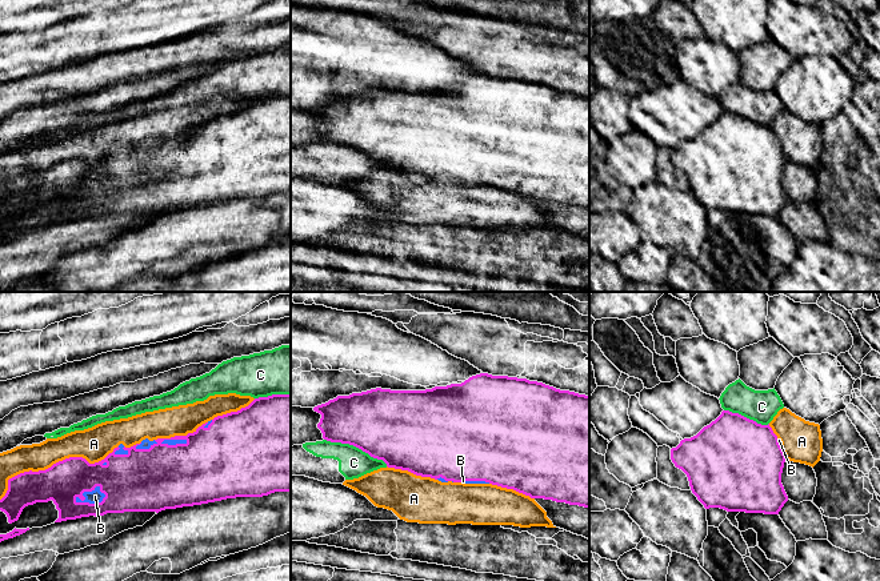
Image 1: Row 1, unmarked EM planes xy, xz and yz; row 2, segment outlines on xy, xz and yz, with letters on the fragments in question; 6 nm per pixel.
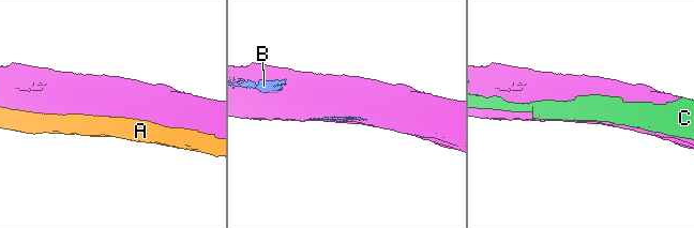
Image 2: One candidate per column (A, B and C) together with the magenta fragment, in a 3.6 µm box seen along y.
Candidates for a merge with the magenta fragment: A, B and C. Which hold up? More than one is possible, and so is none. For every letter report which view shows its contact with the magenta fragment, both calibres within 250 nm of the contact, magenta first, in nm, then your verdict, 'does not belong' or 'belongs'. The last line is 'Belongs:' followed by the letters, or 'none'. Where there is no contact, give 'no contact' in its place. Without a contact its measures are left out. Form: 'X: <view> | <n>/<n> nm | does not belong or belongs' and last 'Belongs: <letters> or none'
A: xy | 240/190 nm | does not belong
B: xy | 300/80 nm | belongs
C: xz | 440/180 nm | does not belong
Belongs: B

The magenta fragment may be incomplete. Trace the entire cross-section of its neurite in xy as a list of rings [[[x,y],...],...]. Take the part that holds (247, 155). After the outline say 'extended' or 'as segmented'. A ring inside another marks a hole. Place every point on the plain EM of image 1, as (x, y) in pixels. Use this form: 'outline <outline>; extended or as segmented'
outline [[[291,96],[255,100],[237,113],[217,117],[187,137],[143,141],[131,149],[120,145],[104,161],[89,165],[83,159],[69,159],[39,173],[24,173],[8,181],[8,192],[0,201],[0,212],[12,225],[23,211],[36,204],[53,203],[59,212],[55,224],[89,217],[124,213],[161,213],[201,207],[236,199],[263,199],[275,193],[291,193]]]; extended

